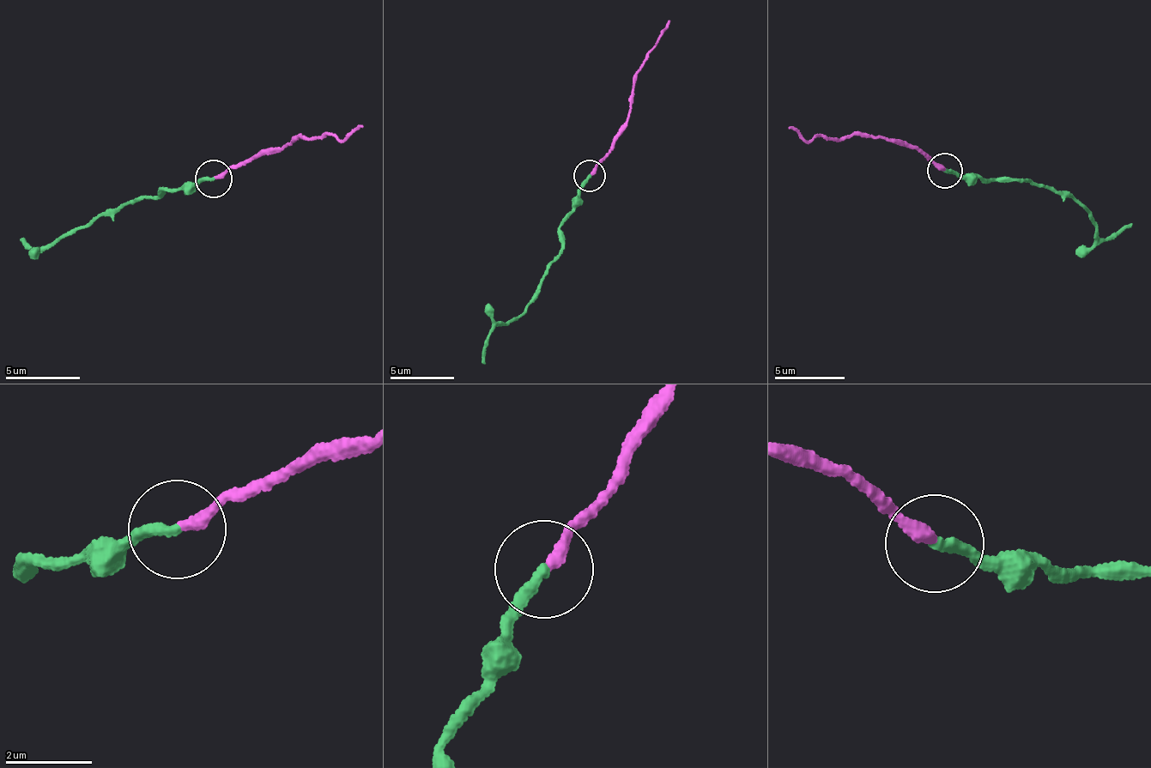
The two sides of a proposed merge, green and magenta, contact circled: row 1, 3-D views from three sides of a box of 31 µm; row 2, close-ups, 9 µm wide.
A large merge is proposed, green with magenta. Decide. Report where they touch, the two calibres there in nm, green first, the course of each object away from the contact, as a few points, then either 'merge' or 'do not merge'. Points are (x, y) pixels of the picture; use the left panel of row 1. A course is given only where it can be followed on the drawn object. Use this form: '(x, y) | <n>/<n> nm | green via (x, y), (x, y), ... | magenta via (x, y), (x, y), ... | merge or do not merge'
(213, 178) | 260/280 nm | green via (214, 178), (193, 189), (163, 186), (153, 199), (108, 212), (39, 249), (19, 238) | magenta via (214, 178), (284, 148), (301, 135), (340, 139), (361, 124) | merge

